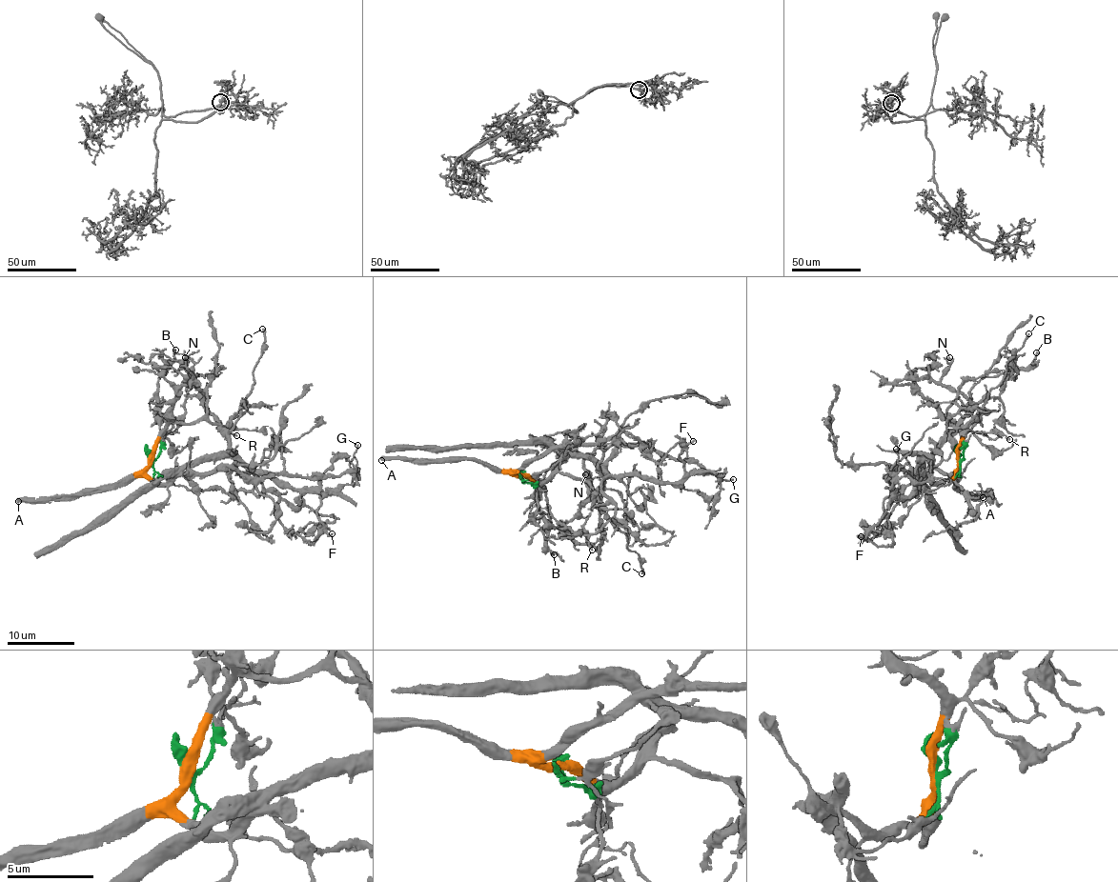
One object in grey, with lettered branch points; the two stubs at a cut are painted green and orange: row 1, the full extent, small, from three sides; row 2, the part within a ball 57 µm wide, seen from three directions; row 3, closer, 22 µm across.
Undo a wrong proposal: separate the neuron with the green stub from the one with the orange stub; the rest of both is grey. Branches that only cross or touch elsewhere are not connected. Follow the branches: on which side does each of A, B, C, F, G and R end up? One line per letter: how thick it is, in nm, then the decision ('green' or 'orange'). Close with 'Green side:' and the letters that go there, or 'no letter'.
A: 500 nm | orange
B: 190 nm | orange
C: 260 nm | orange
F: 180 nm | green
G: 150 nm | orange
R: 200 nm | green
Green side: F, R

